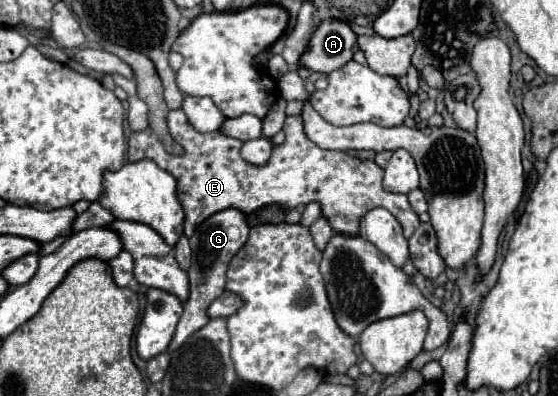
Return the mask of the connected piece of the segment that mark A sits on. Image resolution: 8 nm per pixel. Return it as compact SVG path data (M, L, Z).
M325 19L313 33L309 49L301 57L301 65L309 67L311 71L331 73L351 61L357 49L357 35L349 23Z

